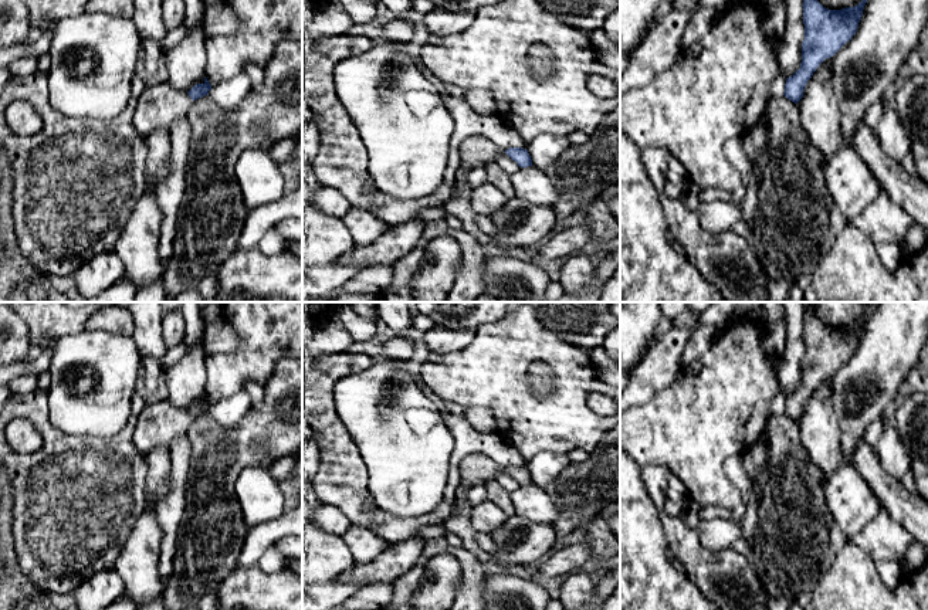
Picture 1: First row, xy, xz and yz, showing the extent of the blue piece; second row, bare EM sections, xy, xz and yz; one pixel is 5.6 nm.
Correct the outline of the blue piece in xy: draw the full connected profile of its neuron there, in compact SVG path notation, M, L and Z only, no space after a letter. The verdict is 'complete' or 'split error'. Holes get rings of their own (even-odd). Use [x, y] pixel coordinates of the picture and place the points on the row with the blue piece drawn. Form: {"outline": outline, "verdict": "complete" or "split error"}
{"outline": "M206 77L203 84L196 84L187 94L173 88L169 81L153 79L136 101L132 116L135 129L145 139L158 129L170 129L187 115L192 104L209 95L210 89L211 85Z", "verdict": "split error"}

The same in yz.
{"outline": "M803 0L805 40L800 68L786 78L783 95L797 104L817 67L856 34L867 0L854 7L829 10L817 0Z", "verdict": "complete"}

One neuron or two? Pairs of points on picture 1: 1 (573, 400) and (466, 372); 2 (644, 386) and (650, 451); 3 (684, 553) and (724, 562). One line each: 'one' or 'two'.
1: one
2: two
3: one

